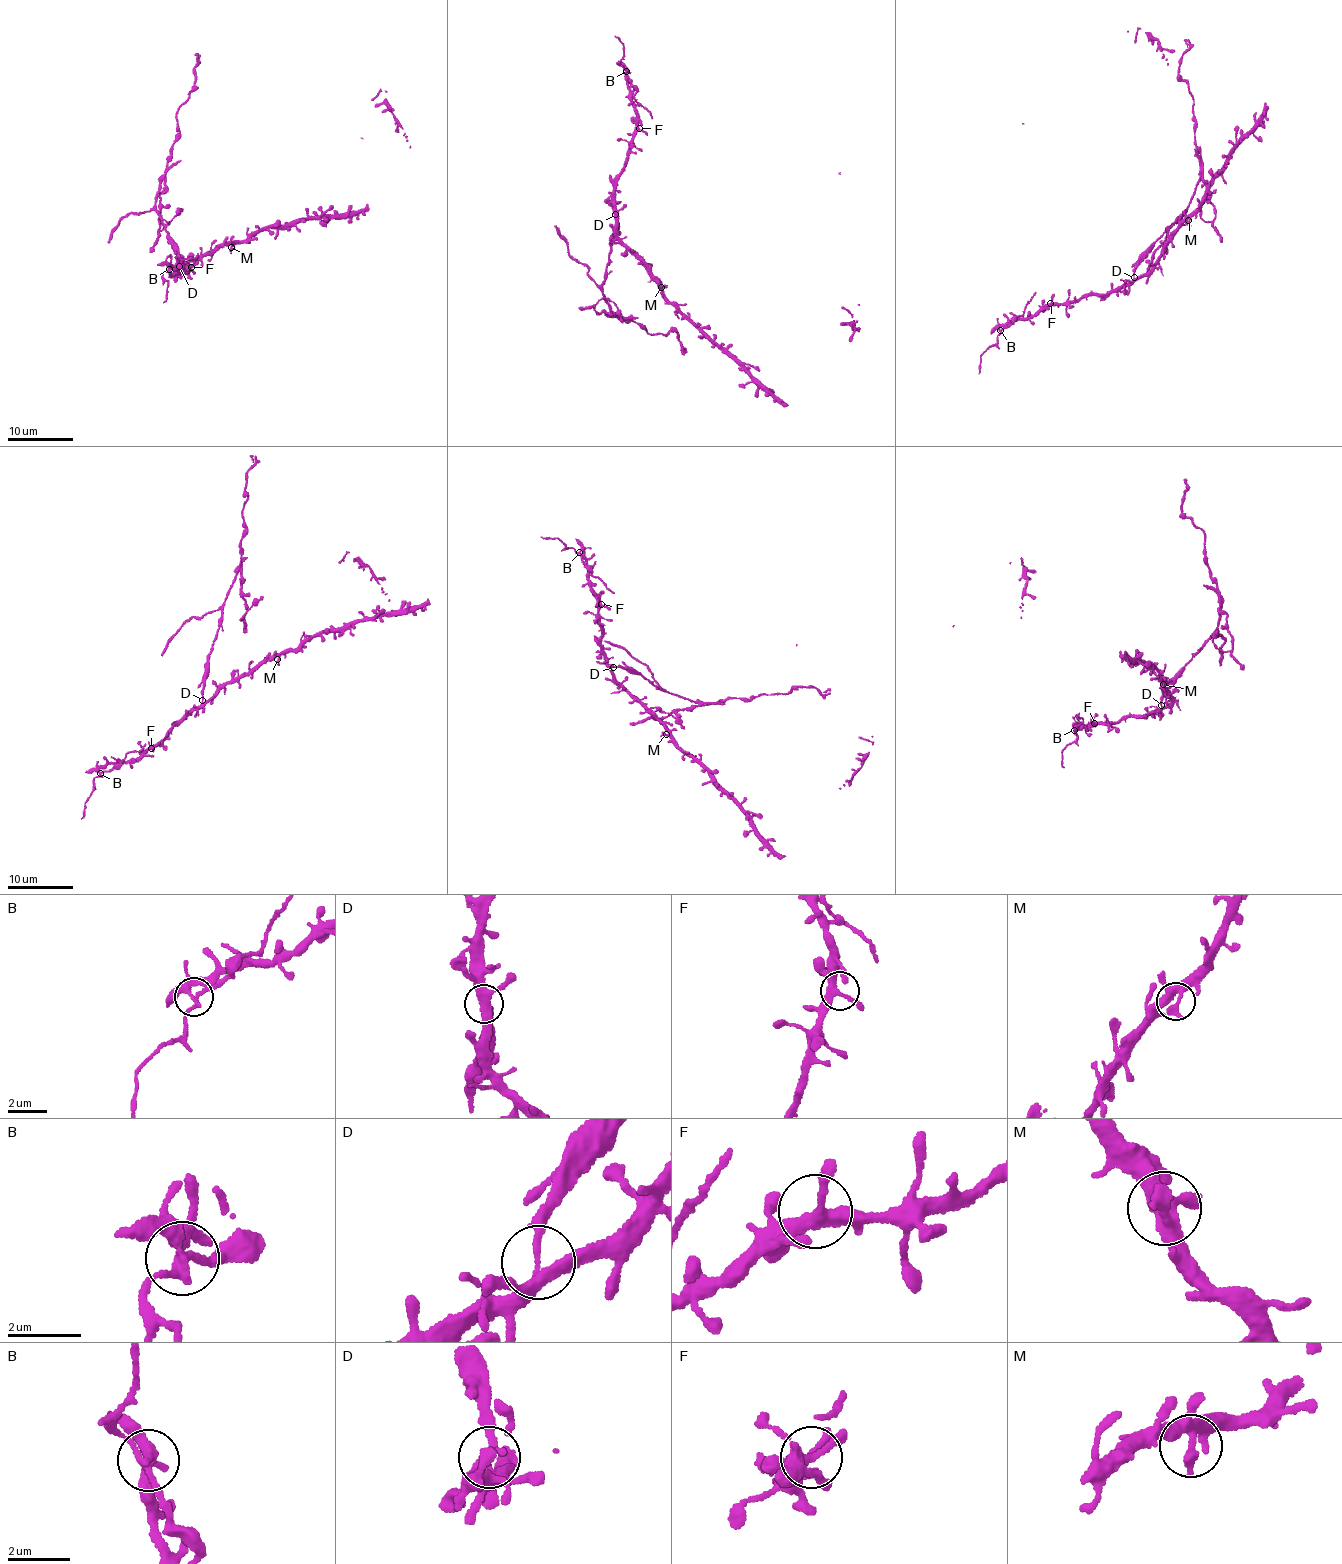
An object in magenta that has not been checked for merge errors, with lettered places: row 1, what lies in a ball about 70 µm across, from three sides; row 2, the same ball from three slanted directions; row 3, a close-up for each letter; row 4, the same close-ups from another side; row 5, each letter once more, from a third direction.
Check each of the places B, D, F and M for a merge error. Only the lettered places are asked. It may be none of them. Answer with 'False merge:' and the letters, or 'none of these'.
False merge: B, D

